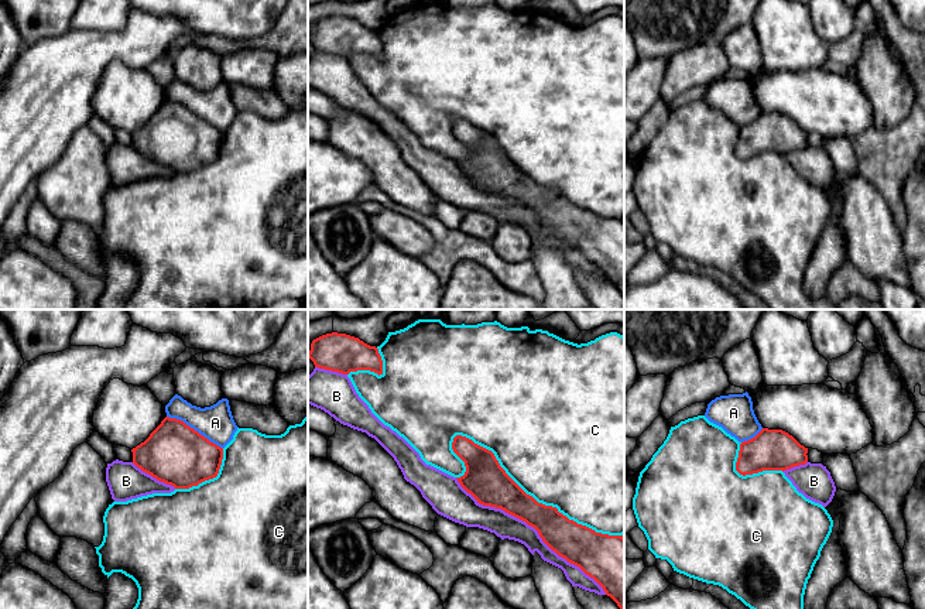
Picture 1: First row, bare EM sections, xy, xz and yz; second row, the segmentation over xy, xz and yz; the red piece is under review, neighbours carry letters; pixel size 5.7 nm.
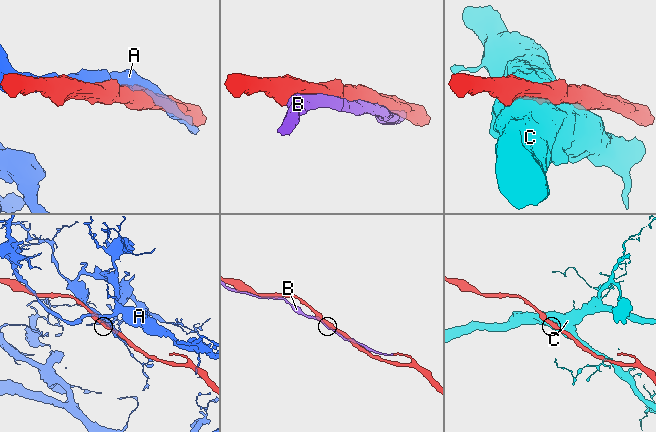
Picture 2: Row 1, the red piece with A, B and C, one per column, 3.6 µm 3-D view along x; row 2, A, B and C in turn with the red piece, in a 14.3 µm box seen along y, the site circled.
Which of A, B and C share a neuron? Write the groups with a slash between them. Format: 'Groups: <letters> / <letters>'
Groups: A / B / C

